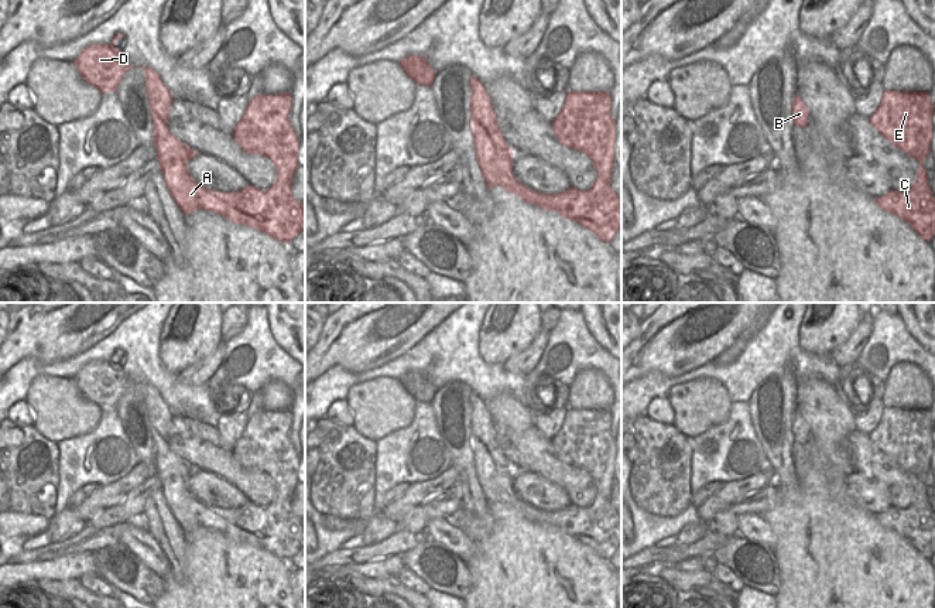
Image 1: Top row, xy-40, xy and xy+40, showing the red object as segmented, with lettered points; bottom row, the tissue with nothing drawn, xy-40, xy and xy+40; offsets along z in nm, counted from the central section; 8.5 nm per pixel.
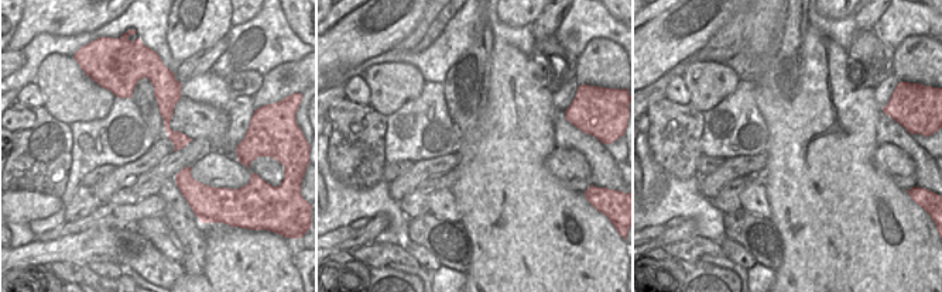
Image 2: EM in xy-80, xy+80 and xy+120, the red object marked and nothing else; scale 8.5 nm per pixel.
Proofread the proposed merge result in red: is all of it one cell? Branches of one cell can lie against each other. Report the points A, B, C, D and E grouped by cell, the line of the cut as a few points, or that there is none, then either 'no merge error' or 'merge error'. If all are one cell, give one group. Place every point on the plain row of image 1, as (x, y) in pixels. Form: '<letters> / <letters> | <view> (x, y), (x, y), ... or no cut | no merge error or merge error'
A B C D E | no cut | no merge error

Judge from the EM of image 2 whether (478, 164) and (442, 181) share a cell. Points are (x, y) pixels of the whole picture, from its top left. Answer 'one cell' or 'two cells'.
two cells

